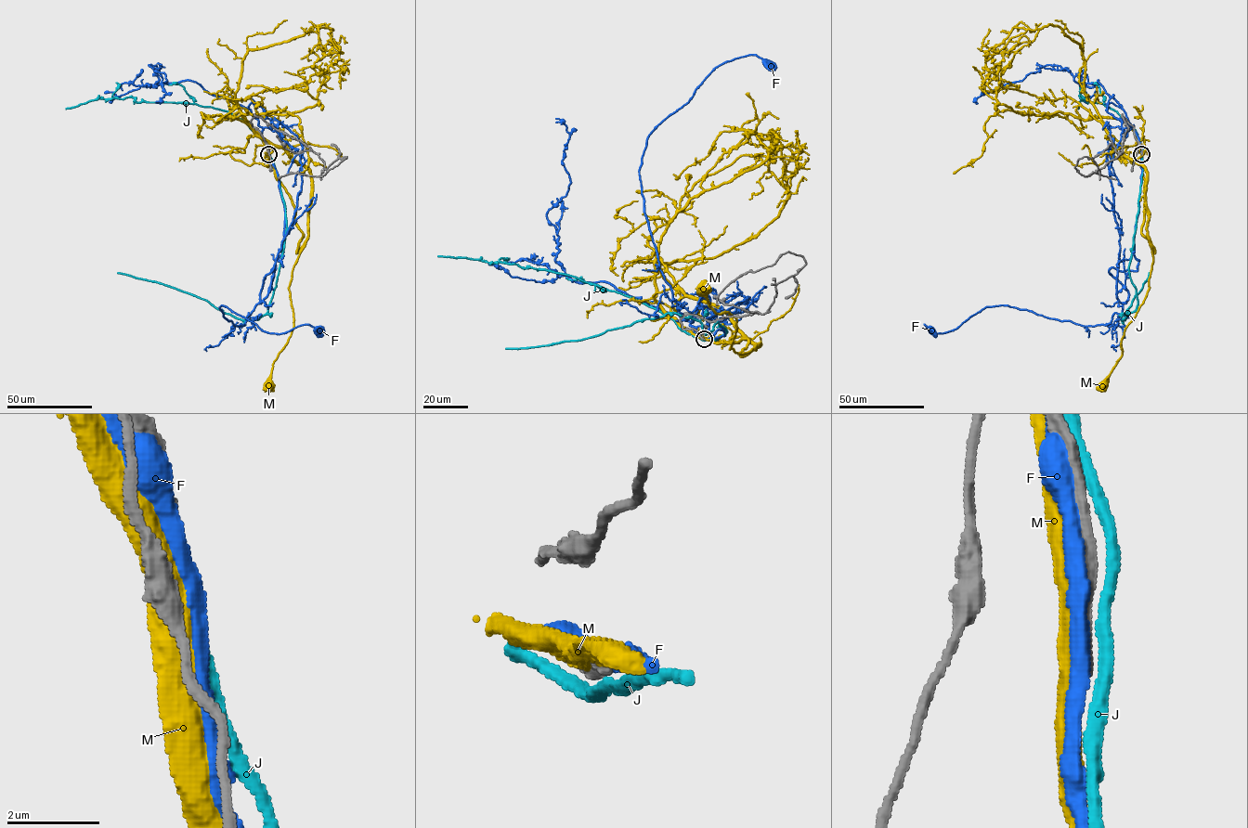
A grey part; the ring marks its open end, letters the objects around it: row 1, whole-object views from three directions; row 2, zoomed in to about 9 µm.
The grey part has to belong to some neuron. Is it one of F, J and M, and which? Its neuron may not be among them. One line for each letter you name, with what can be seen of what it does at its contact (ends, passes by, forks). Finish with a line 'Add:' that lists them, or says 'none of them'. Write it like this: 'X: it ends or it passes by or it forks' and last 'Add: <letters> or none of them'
Add: none of them

